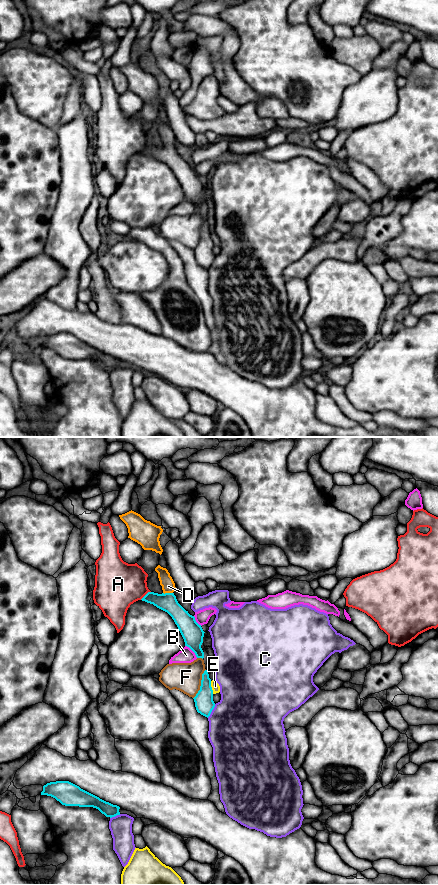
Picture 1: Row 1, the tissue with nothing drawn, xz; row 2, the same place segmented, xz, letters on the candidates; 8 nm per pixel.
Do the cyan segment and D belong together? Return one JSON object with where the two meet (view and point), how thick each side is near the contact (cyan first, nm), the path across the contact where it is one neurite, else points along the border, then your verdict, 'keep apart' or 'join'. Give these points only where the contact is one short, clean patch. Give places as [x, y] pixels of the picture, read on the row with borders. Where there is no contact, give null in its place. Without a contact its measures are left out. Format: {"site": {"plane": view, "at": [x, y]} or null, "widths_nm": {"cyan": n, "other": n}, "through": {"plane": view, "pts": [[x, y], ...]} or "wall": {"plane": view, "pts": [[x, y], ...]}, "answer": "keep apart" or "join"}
{"site": {"plane": "xz", "at": [168, 593]}, "widths_nm": {"cyan": 150, "other": 110}, "through": {"plane": "xz", "pts": [[167, 602], [168, 593], [168, 586]]}, "answer": "join"}

